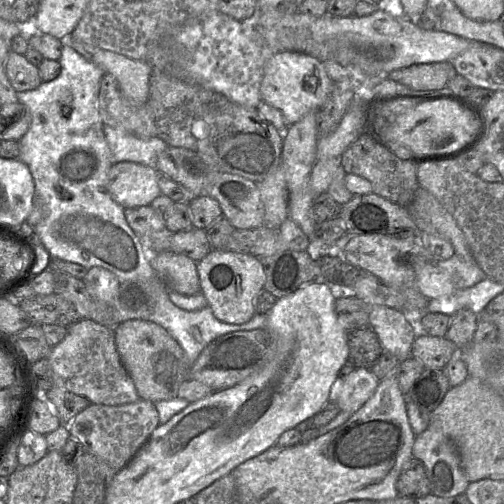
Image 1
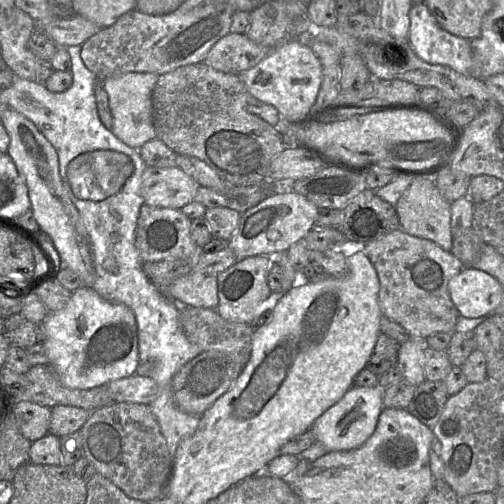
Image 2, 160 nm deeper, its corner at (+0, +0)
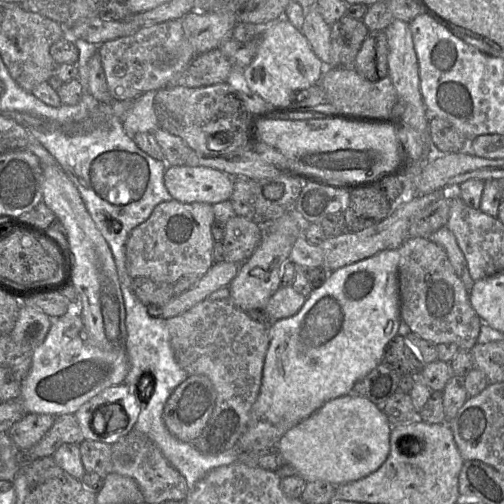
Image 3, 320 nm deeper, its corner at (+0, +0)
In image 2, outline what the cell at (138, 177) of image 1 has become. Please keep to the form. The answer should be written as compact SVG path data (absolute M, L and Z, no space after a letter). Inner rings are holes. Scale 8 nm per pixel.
M147 166L142 174L144 204L181 209L194 201L200 185L179 167Z

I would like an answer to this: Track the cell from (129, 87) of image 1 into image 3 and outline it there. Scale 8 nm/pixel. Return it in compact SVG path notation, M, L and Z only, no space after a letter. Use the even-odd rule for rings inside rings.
M155 90L144 92L133 100L133 103L121 120L124 131L130 135L137 133L153 133L159 122L154 110Z

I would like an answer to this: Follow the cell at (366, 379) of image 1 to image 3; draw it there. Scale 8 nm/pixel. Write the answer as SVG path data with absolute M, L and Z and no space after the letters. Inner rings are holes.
M353 393L332 399L288 430L276 450L305 482L325 480L334 486L359 480L376 471L387 459L390 425L382 409Z

